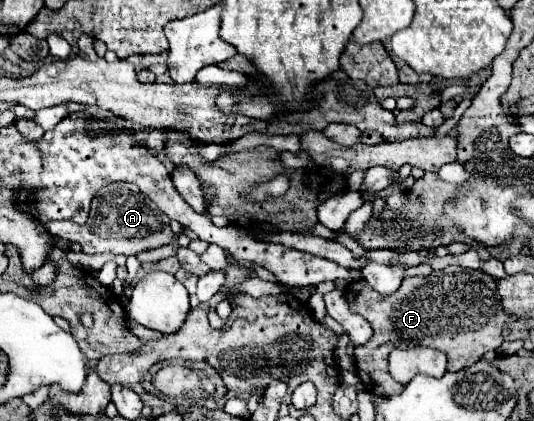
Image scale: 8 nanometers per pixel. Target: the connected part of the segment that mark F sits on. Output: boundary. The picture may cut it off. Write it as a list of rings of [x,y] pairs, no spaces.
[[[450,265],[446,269],[432,271],[428,277],[406,277],[402,281],[400,289],[392,295],[380,295],[364,279],[350,283],[344,293],[350,303],[350,309],[354,313],[360,313],[362,317],[366,317],[374,329],[372,341],[368,341],[368,345],[364,345],[364,347],[356,347],[354,357],[356,357],[358,377],[362,379],[366,389],[370,393],[382,395],[382,397],[396,395],[402,389],[402,385],[392,381],[392,377],[388,373],[388,355],[392,349],[396,349],[396,347],[404,349],[410,345],[438,349],[438,351],[446,353],[446,357],[448,357],[448,371],[456,373],[460,369],[470,367],[472,363],[476,363],[486,351],[498,349],[502,343],[502,329],[508,327],[512,331],[512,327],[514,327],[514,321],[510,321],[510,317],[502,311],[498,291],[496,291],[496,281],[492,281],[488,275],[474,271],[474,269],[464,271],[464,267],[458,267],[458,265]]]

